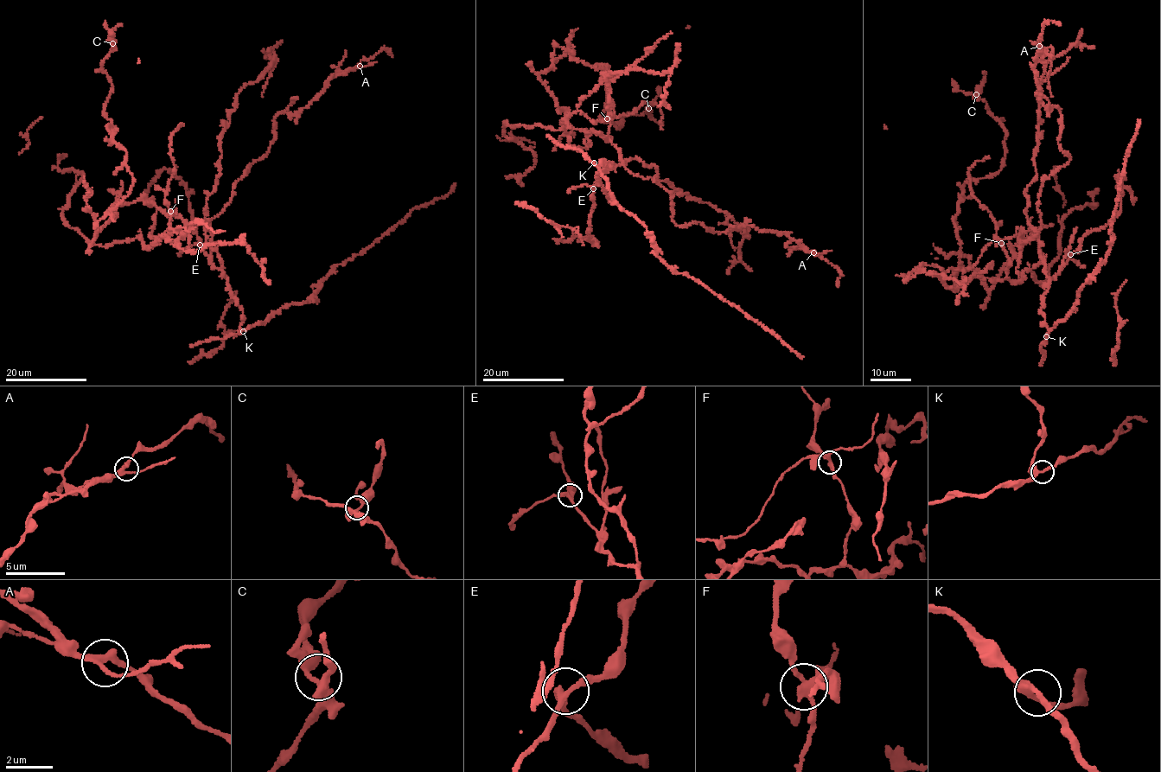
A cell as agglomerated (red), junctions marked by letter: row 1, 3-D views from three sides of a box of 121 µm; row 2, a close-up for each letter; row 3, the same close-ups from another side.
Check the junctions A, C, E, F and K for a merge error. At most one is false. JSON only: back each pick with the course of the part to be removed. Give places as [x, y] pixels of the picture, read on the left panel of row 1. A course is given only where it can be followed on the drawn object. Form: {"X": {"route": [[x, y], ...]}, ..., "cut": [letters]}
{"F": {"route": [[170, 211], [175, 208], [169, 226], [171, 228], [188, 231], [193, 221], [201, 220], [215, 232], [224, 230]]}, "cut": ["F"]}

